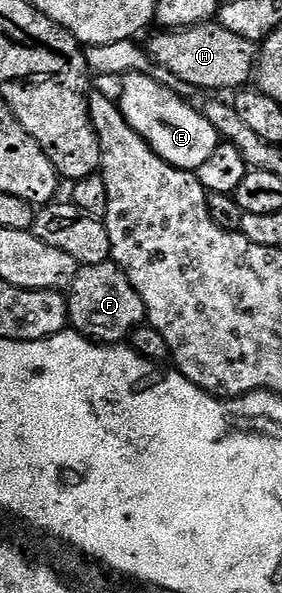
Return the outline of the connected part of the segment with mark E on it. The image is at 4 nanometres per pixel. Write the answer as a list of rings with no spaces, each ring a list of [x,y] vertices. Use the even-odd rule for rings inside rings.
[[[131,72],[121,81],[122,96],[117,97],[119,108],[130,125],[150,143],[150,149],[172,166],[197,170],[216,150],[220,137],[212,122],[184,96],[177,96],[168,86],[139,72]]]

